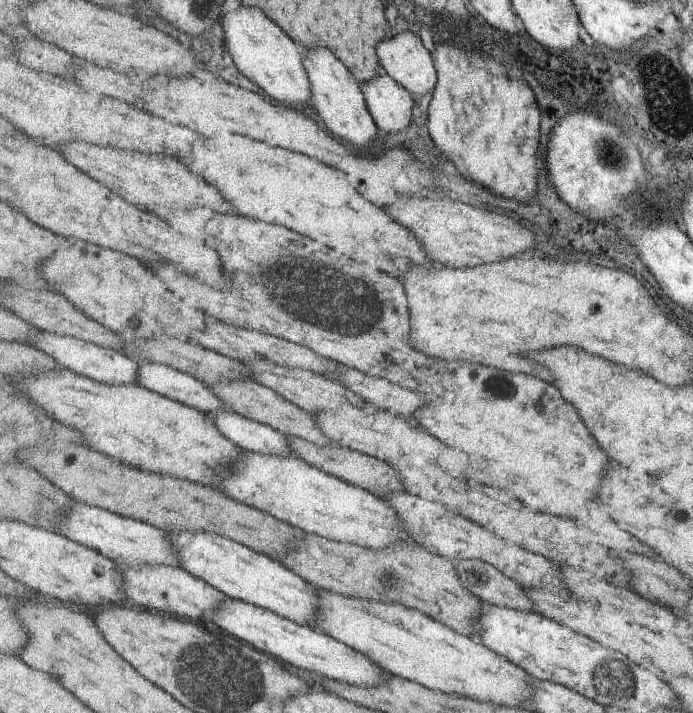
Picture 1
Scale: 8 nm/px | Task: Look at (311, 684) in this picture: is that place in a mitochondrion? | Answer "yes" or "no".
no

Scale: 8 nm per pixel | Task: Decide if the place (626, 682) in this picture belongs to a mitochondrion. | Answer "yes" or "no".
yes

